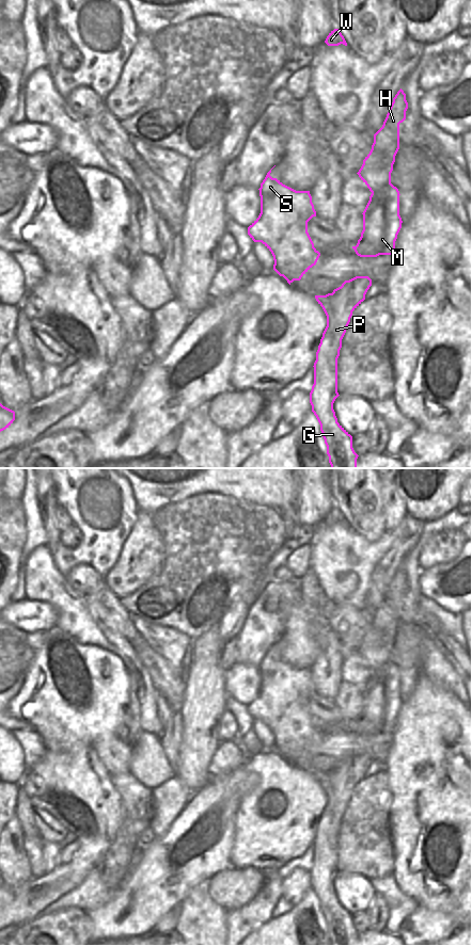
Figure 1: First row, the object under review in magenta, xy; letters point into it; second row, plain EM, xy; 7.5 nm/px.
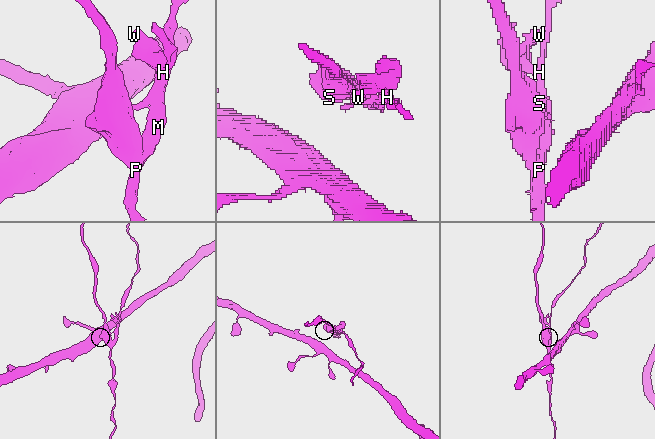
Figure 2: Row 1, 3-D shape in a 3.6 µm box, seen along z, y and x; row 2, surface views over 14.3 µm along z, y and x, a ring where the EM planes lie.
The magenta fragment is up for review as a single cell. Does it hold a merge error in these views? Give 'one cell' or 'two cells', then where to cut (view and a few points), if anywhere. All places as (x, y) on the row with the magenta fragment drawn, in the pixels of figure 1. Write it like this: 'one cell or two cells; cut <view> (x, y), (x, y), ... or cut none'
two cells; cut xy (382, 127), (378, 130)

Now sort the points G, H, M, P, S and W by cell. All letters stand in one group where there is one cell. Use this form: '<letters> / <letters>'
G H M P S / W

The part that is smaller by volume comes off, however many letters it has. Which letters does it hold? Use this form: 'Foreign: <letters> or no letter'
Foreign: W

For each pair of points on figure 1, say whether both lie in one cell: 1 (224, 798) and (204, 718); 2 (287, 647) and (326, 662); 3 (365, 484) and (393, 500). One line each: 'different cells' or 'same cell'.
1: different cells
2: different cells
3: different cells

